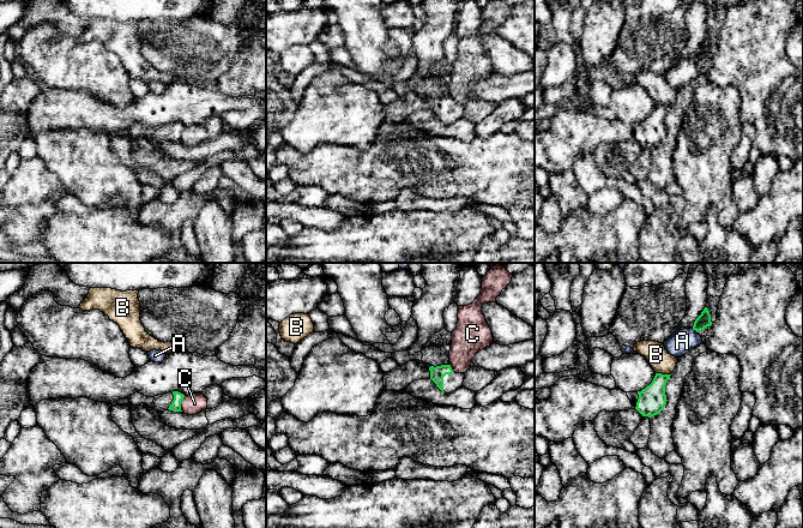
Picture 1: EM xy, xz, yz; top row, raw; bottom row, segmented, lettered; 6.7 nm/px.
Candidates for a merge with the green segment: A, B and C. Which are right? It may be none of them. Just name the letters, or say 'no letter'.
no letter

